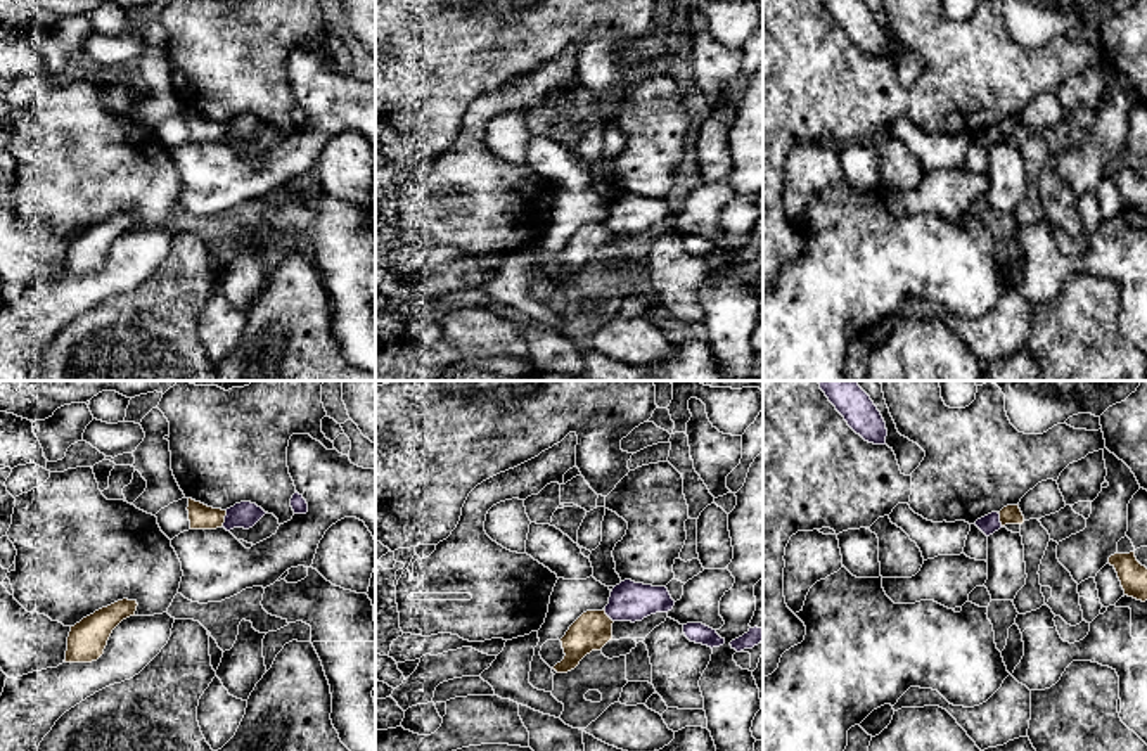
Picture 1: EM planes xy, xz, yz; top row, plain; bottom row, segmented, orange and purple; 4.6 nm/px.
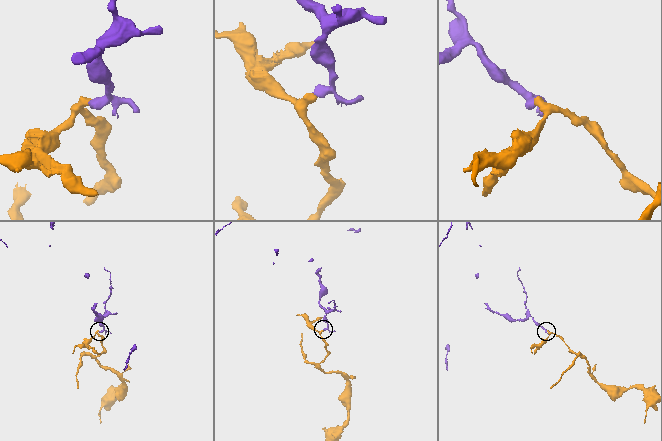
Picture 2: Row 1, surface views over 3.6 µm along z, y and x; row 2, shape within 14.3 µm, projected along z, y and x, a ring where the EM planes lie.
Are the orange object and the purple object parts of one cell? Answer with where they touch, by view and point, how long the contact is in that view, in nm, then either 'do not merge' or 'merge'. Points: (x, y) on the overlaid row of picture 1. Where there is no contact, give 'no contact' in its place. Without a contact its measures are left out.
meets orange in xy at (224, 519); contact 90 nm long; do not merge

